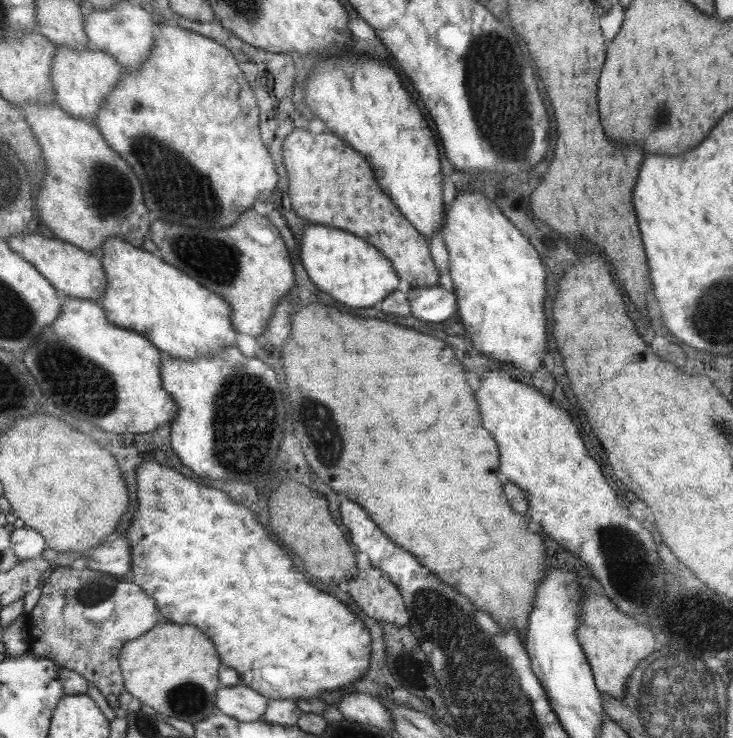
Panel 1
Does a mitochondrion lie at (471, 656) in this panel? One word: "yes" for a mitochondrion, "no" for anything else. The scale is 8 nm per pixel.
yes

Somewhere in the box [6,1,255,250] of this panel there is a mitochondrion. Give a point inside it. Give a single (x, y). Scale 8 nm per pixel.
(165, 164)

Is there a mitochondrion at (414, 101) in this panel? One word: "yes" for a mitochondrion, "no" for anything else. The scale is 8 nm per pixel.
no

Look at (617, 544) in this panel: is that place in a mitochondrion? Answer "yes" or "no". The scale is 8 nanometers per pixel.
yes

